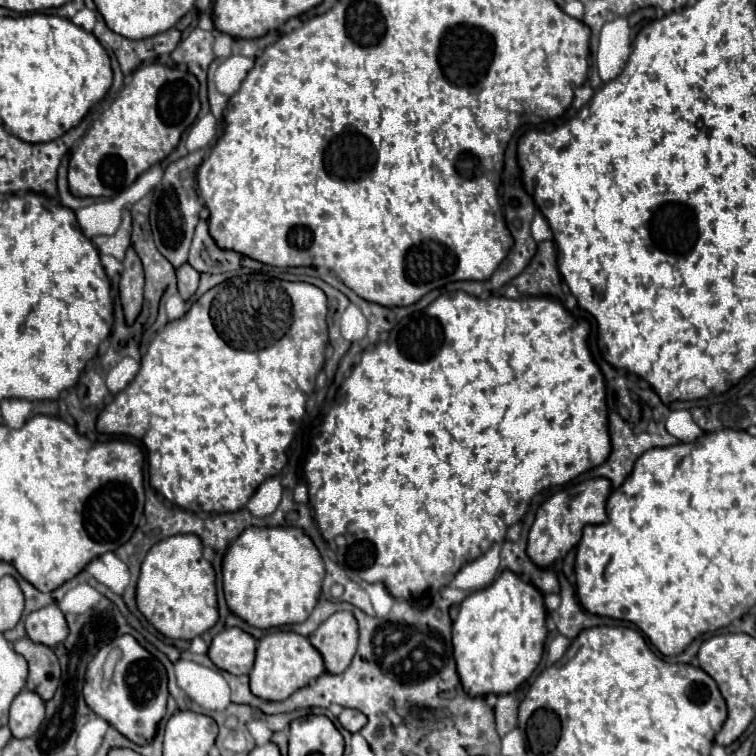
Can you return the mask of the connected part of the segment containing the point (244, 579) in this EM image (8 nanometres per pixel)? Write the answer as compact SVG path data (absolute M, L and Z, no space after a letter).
M246 528L222 560L222 590L230 612L260 630L304 622L320 596L324 562L300 528Z

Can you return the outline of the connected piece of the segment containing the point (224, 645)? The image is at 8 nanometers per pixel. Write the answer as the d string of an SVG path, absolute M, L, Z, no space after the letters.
M226 628L212 638L208 656L220 668L234 676L248 674L254 664L256 640L240 628Z

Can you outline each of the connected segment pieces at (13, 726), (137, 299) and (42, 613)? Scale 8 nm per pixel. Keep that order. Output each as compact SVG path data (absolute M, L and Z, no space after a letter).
M22 690L10 706L10 732L22 740L32 736L44 720L44 702L36 692Z
M132 248L126 252L126 258L122 264L124 264L124 272L120 278L120 302L124 308L126 324L132 326L142 310L144 272L142 272L142 262Z
M50 604L42 610L32 612L26 618L26 634L32 642L54 648L68 636L68 626L66 626L64 614L60 612L60 608L56 604Z

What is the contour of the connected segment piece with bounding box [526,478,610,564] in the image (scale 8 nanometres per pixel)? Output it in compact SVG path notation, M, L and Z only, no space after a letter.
M604 478L586 480L574 484L574 496L566 490L556 492L548 498L536 512L536 520L528 534L526 552L536 560L536 564L554 564L558 558L564 558L582 538L582 530L588 524L604 524L606 518L606 498L610 494L610 482Z

